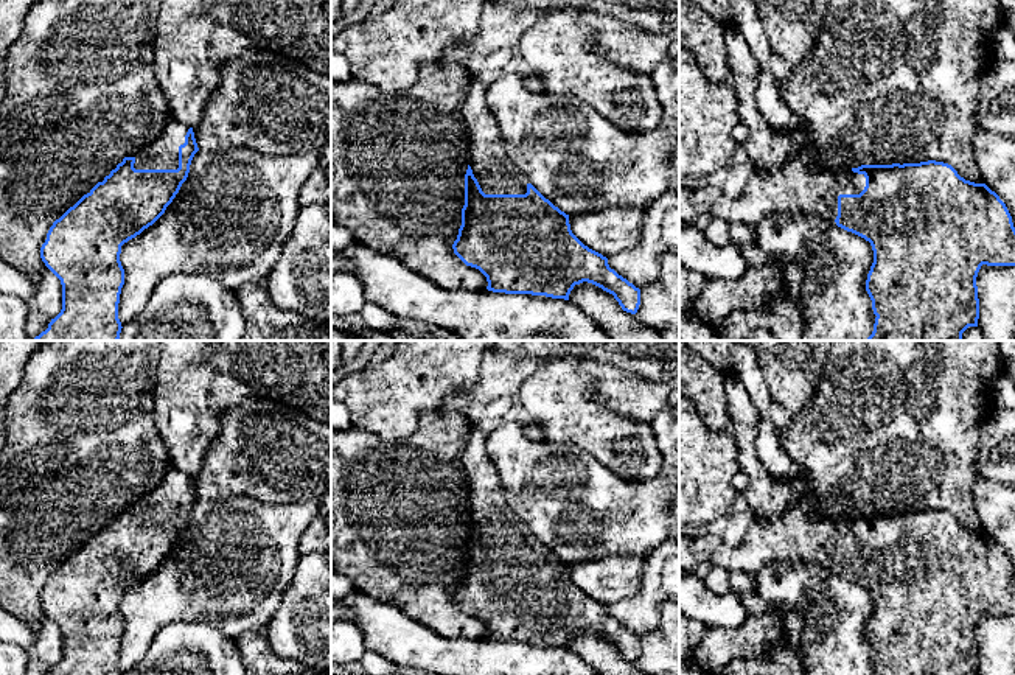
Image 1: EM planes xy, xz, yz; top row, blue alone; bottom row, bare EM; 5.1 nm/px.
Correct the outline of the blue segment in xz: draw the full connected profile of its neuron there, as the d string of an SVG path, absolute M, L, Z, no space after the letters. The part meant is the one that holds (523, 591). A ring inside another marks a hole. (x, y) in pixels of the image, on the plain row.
M471 423L460 453L469 488L469 510L454 602L487 625L488 639L569 649L574 635L588 630L612 642L623 659L636 663L640 638L611 617L606 605L584 594L572 582L569 563L546 547L511 512L497 470L485 449L485 439L487 435Z

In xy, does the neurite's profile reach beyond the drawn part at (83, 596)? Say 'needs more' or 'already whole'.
needs more

